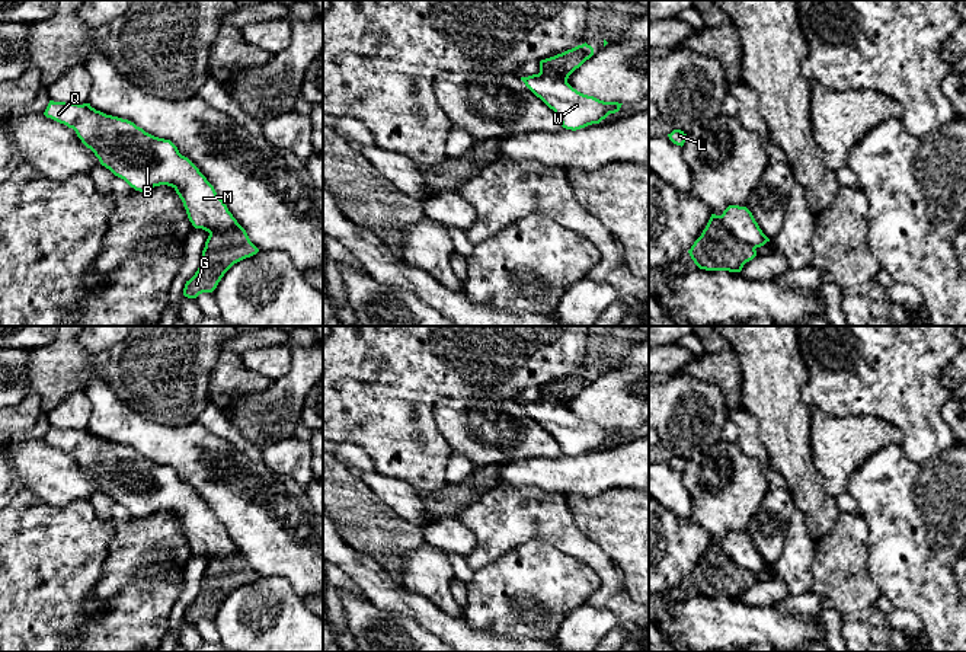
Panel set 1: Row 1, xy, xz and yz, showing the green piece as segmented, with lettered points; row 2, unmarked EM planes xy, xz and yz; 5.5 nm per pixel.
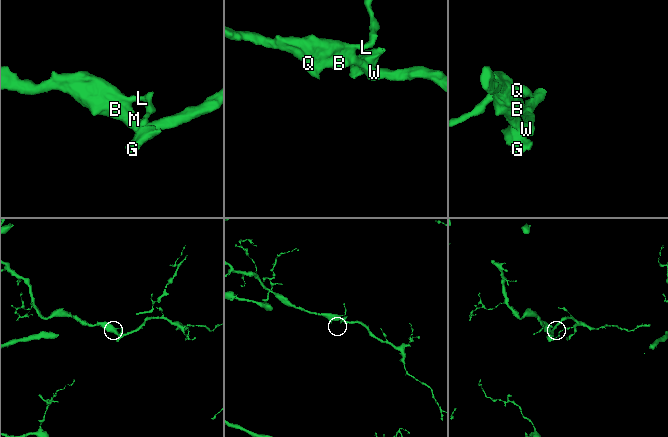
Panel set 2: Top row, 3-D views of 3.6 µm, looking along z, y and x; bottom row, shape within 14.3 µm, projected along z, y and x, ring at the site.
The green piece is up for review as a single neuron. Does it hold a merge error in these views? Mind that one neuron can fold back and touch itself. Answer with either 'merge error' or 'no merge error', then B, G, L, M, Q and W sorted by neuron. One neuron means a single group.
merge error; B L M Q W / G

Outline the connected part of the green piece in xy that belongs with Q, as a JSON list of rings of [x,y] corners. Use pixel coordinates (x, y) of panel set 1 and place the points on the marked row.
[[[49,100],[44,115],[73,128],[100,164],[135,191],[172,186],[195,228],[215,233],[239,223],[199,169],[177,147],[128,119],[106,115],[90,103]]]

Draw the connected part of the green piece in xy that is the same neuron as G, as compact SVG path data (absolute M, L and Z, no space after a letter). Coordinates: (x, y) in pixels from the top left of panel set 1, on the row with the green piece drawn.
M240 224L224 231L211 233L205 242L199 268L186 281L183 295L196 298L202 293L212 293L234 263L258 252L259 249L250 242L246 230Z

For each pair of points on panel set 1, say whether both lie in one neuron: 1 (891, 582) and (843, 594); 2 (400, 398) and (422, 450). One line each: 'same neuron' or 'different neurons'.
1: different neurons
2: same neuron

